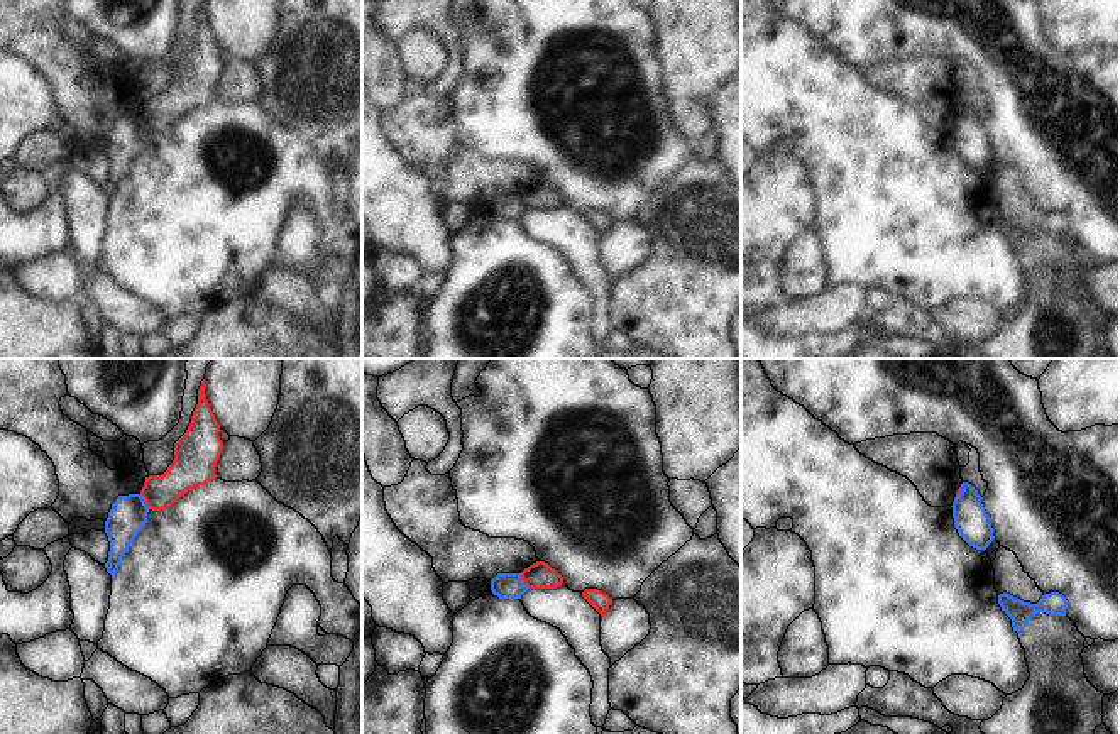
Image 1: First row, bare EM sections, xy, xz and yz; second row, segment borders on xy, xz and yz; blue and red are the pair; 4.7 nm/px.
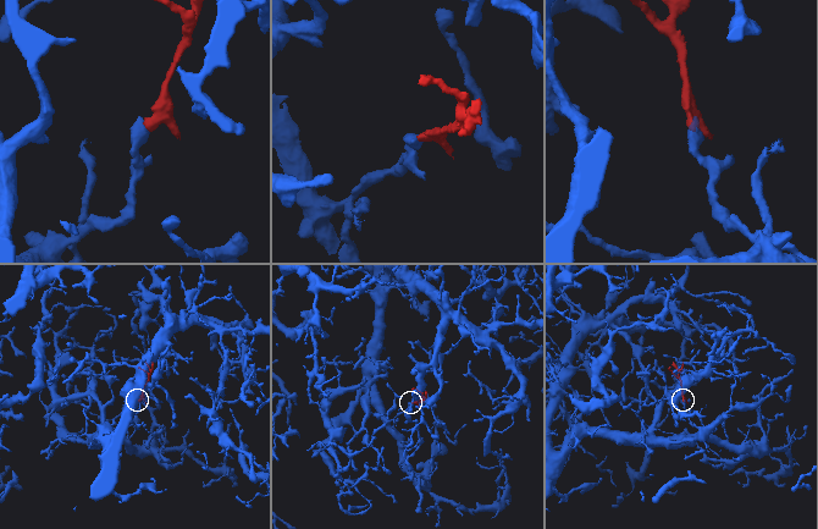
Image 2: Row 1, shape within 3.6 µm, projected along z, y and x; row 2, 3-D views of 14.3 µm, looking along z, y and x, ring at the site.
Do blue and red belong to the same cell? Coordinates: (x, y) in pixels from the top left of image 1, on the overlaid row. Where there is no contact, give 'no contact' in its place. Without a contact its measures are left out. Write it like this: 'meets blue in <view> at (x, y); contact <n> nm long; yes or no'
meets blue in xy at (144, 501); contact 90 nm long; no

